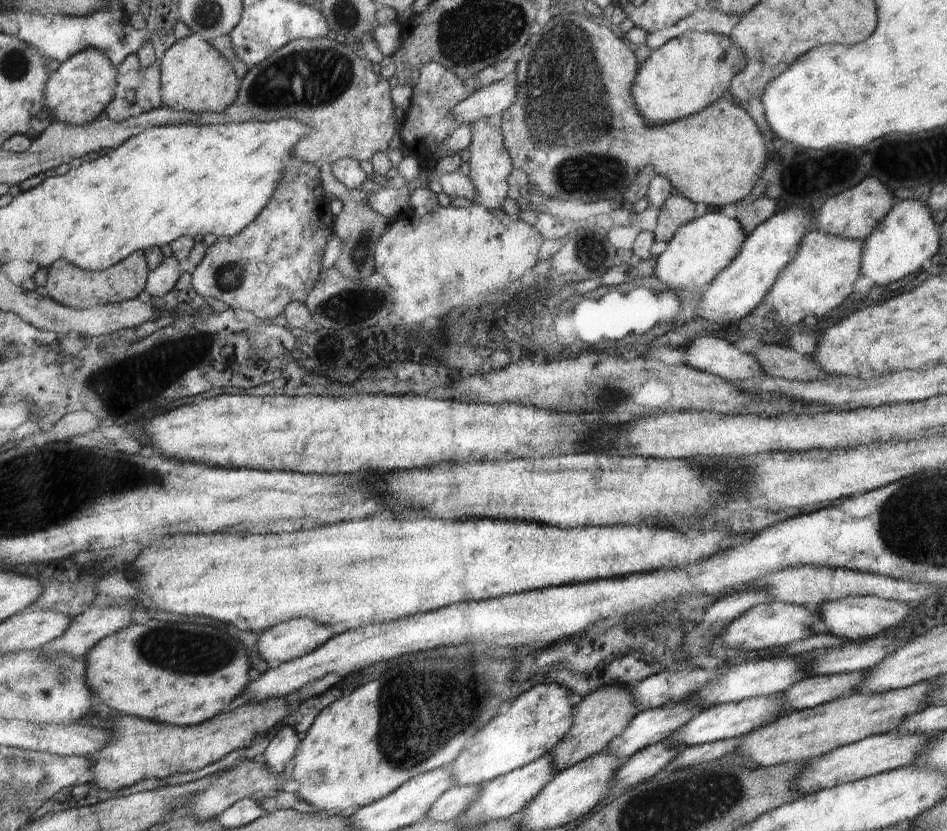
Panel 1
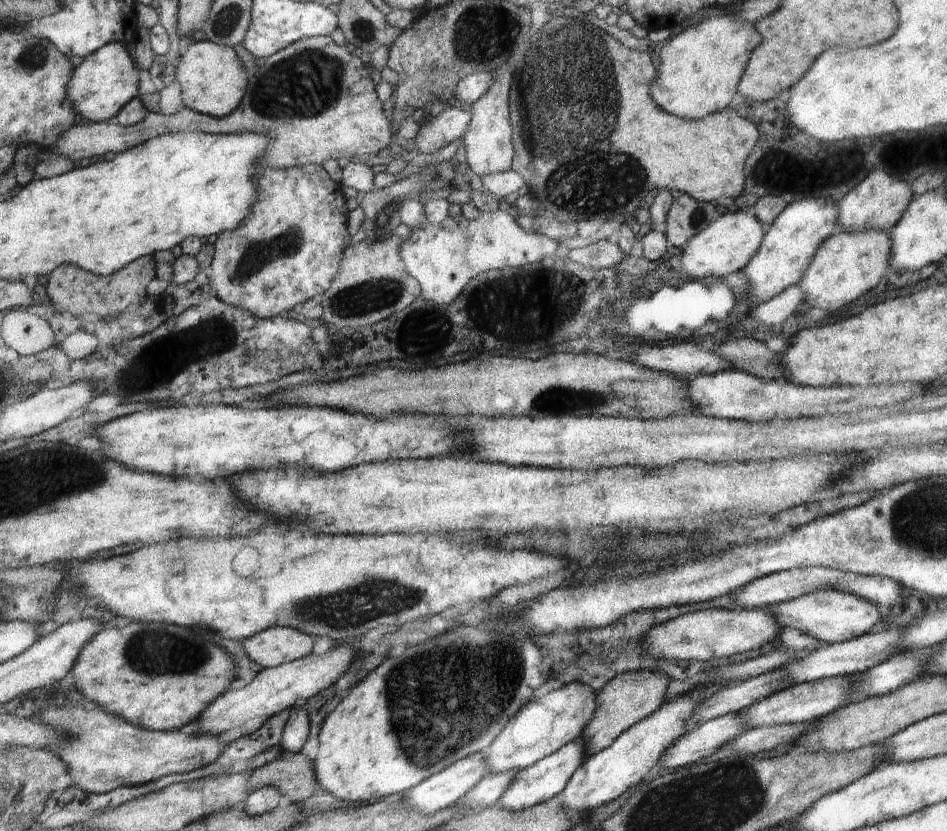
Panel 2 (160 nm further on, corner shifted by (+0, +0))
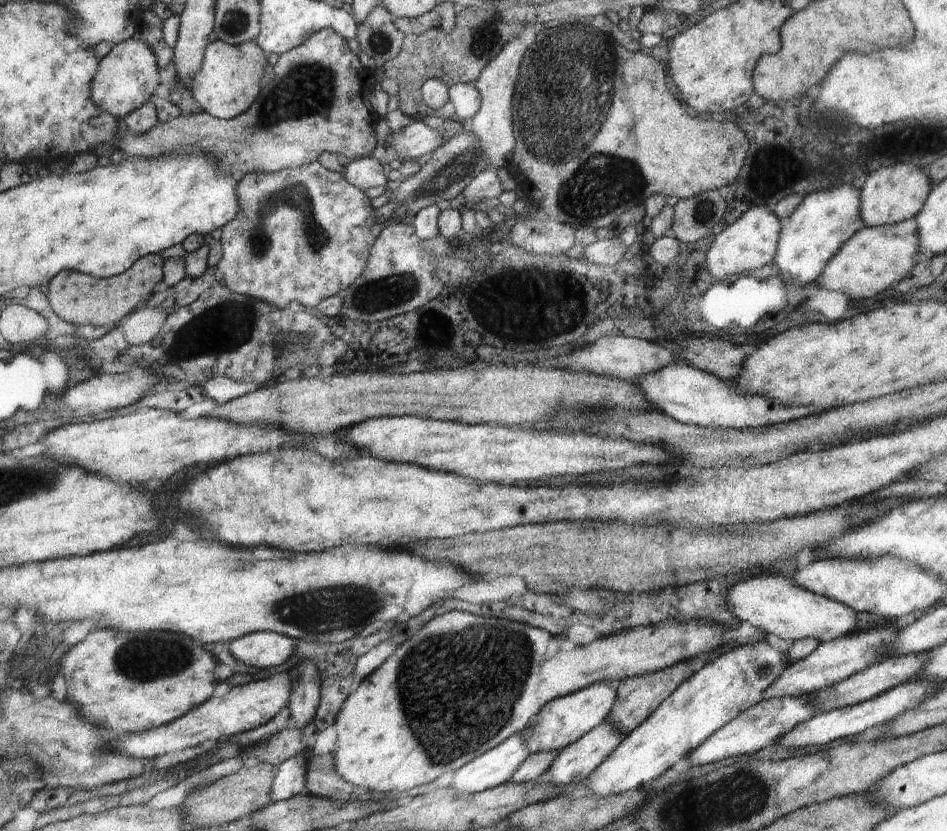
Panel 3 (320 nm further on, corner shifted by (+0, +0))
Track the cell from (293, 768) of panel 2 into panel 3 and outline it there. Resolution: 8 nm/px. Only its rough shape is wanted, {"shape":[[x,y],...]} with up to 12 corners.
{"shape":[[332,753],[311,756],[304,793],[353,800]]}

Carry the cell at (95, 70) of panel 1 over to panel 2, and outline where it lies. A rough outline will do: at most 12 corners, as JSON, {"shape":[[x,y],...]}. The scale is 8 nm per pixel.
{"shape":[[121,42],[74,68],[68,96],[90,123],[110,121],[138,94]]}

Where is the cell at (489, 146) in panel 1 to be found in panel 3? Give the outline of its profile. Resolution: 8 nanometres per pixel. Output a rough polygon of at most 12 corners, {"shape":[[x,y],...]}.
{"shape":[[512,39],[475,81],[466,124],[492,168],[515,147],[512,101],[527,46]]}

